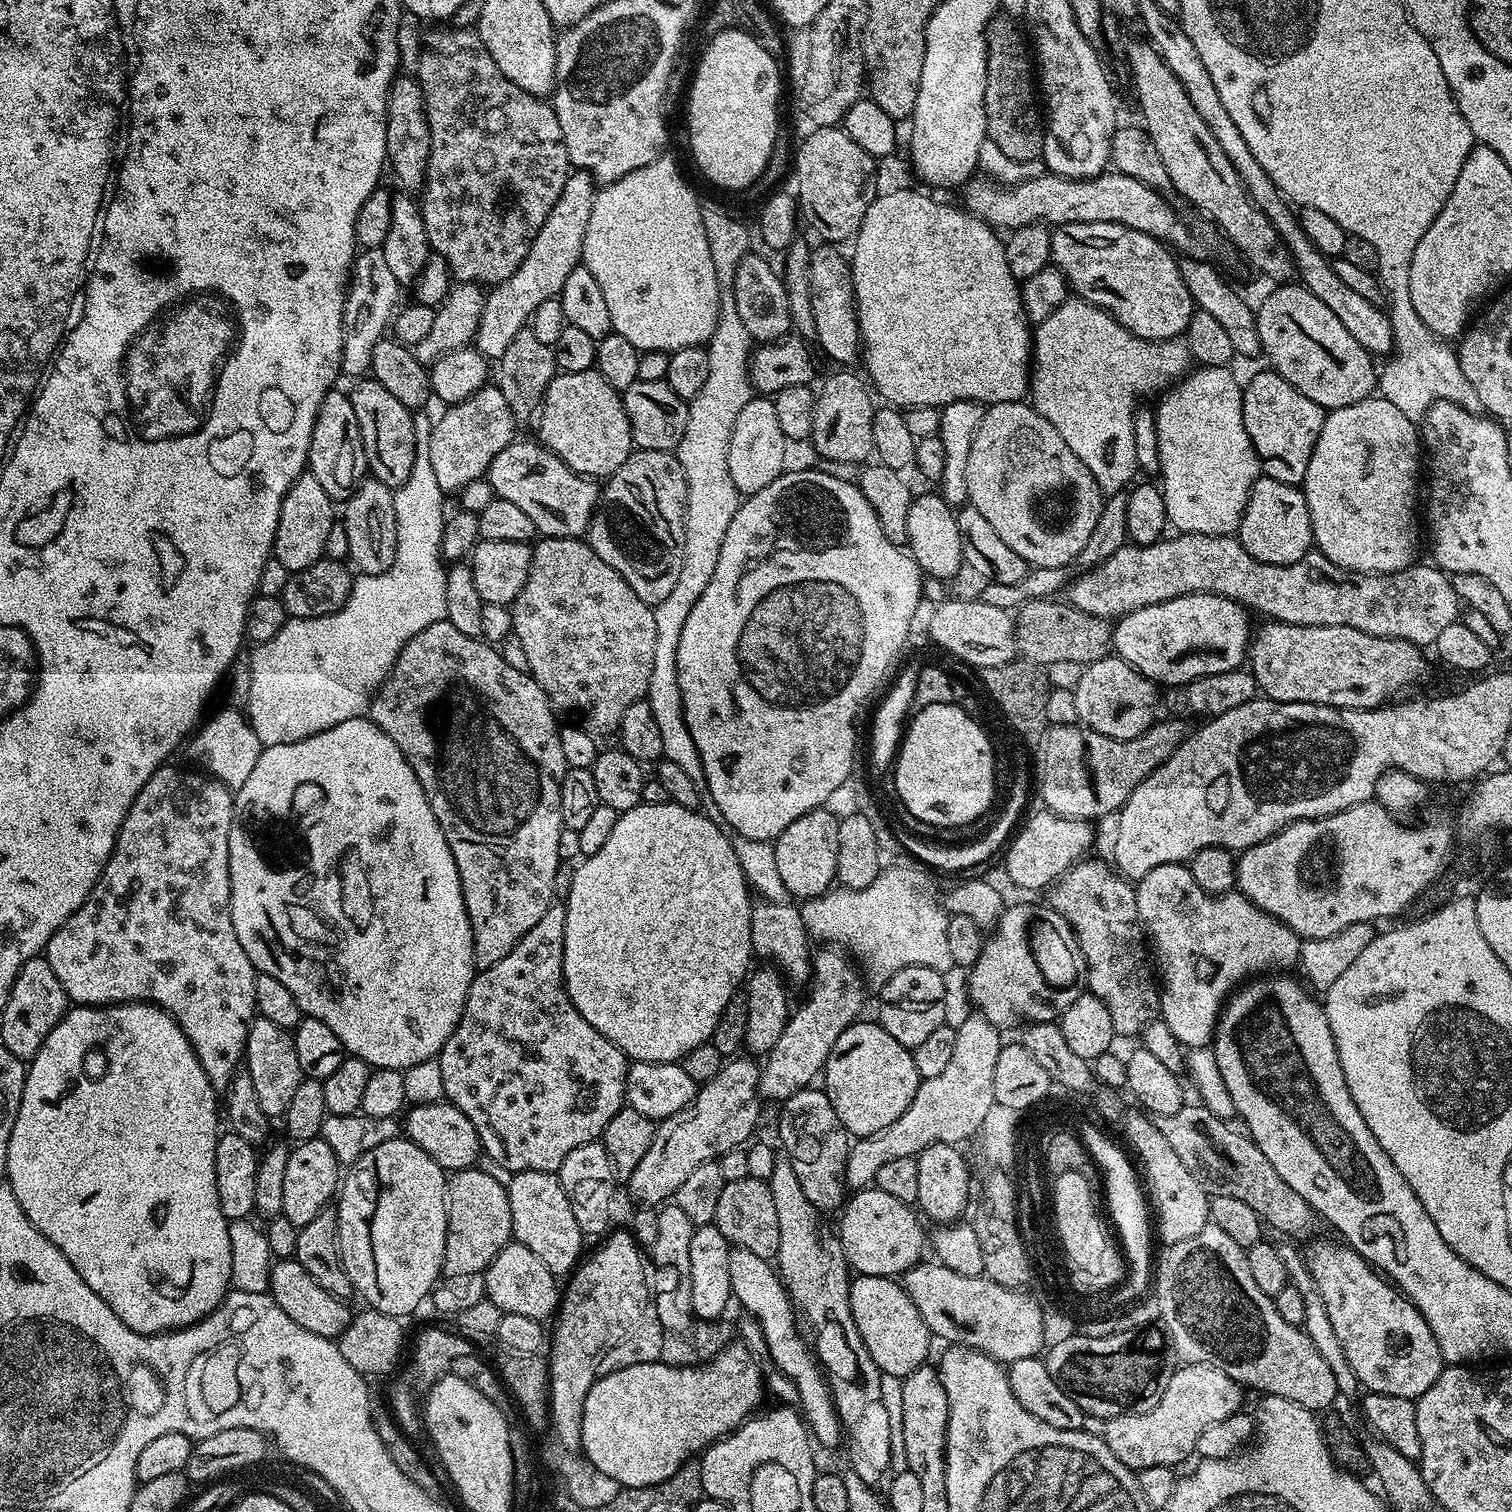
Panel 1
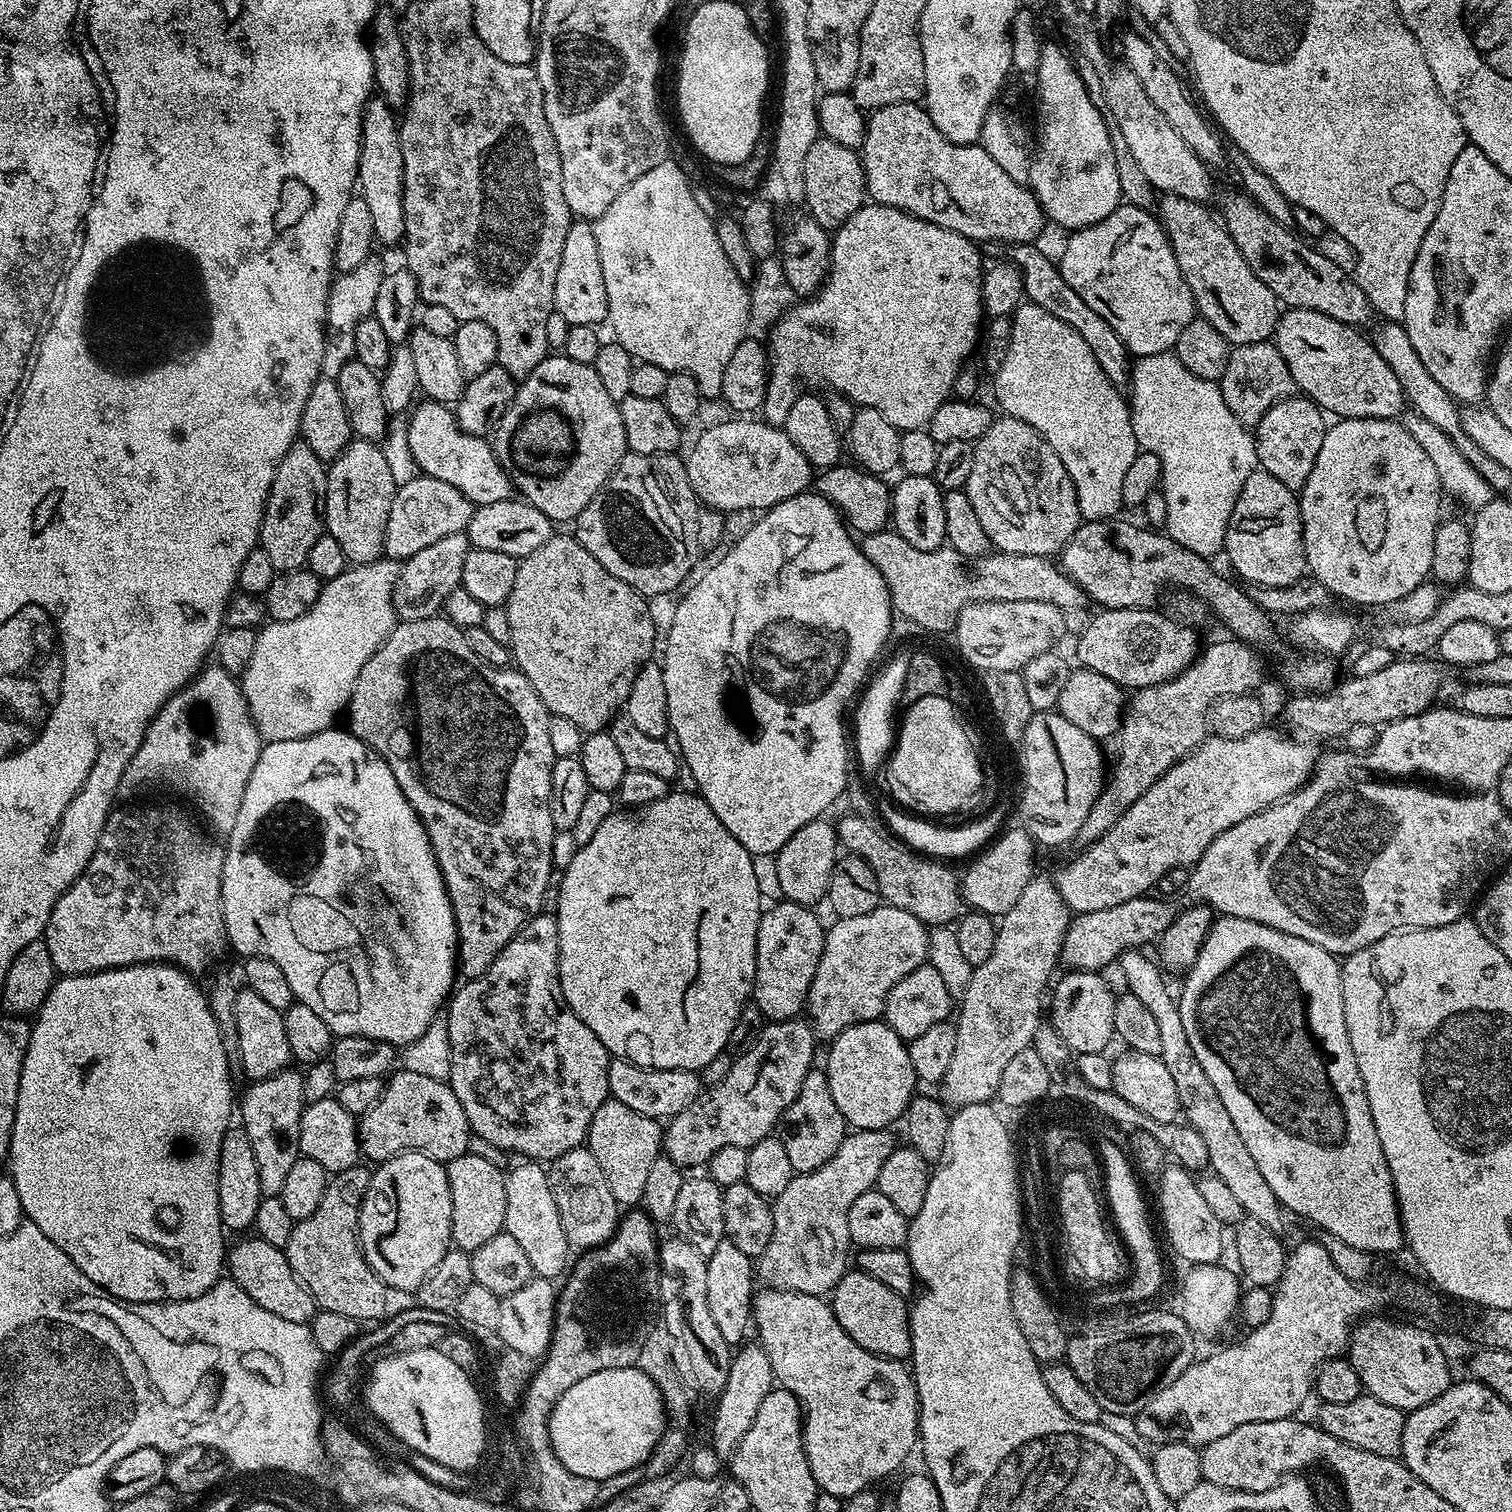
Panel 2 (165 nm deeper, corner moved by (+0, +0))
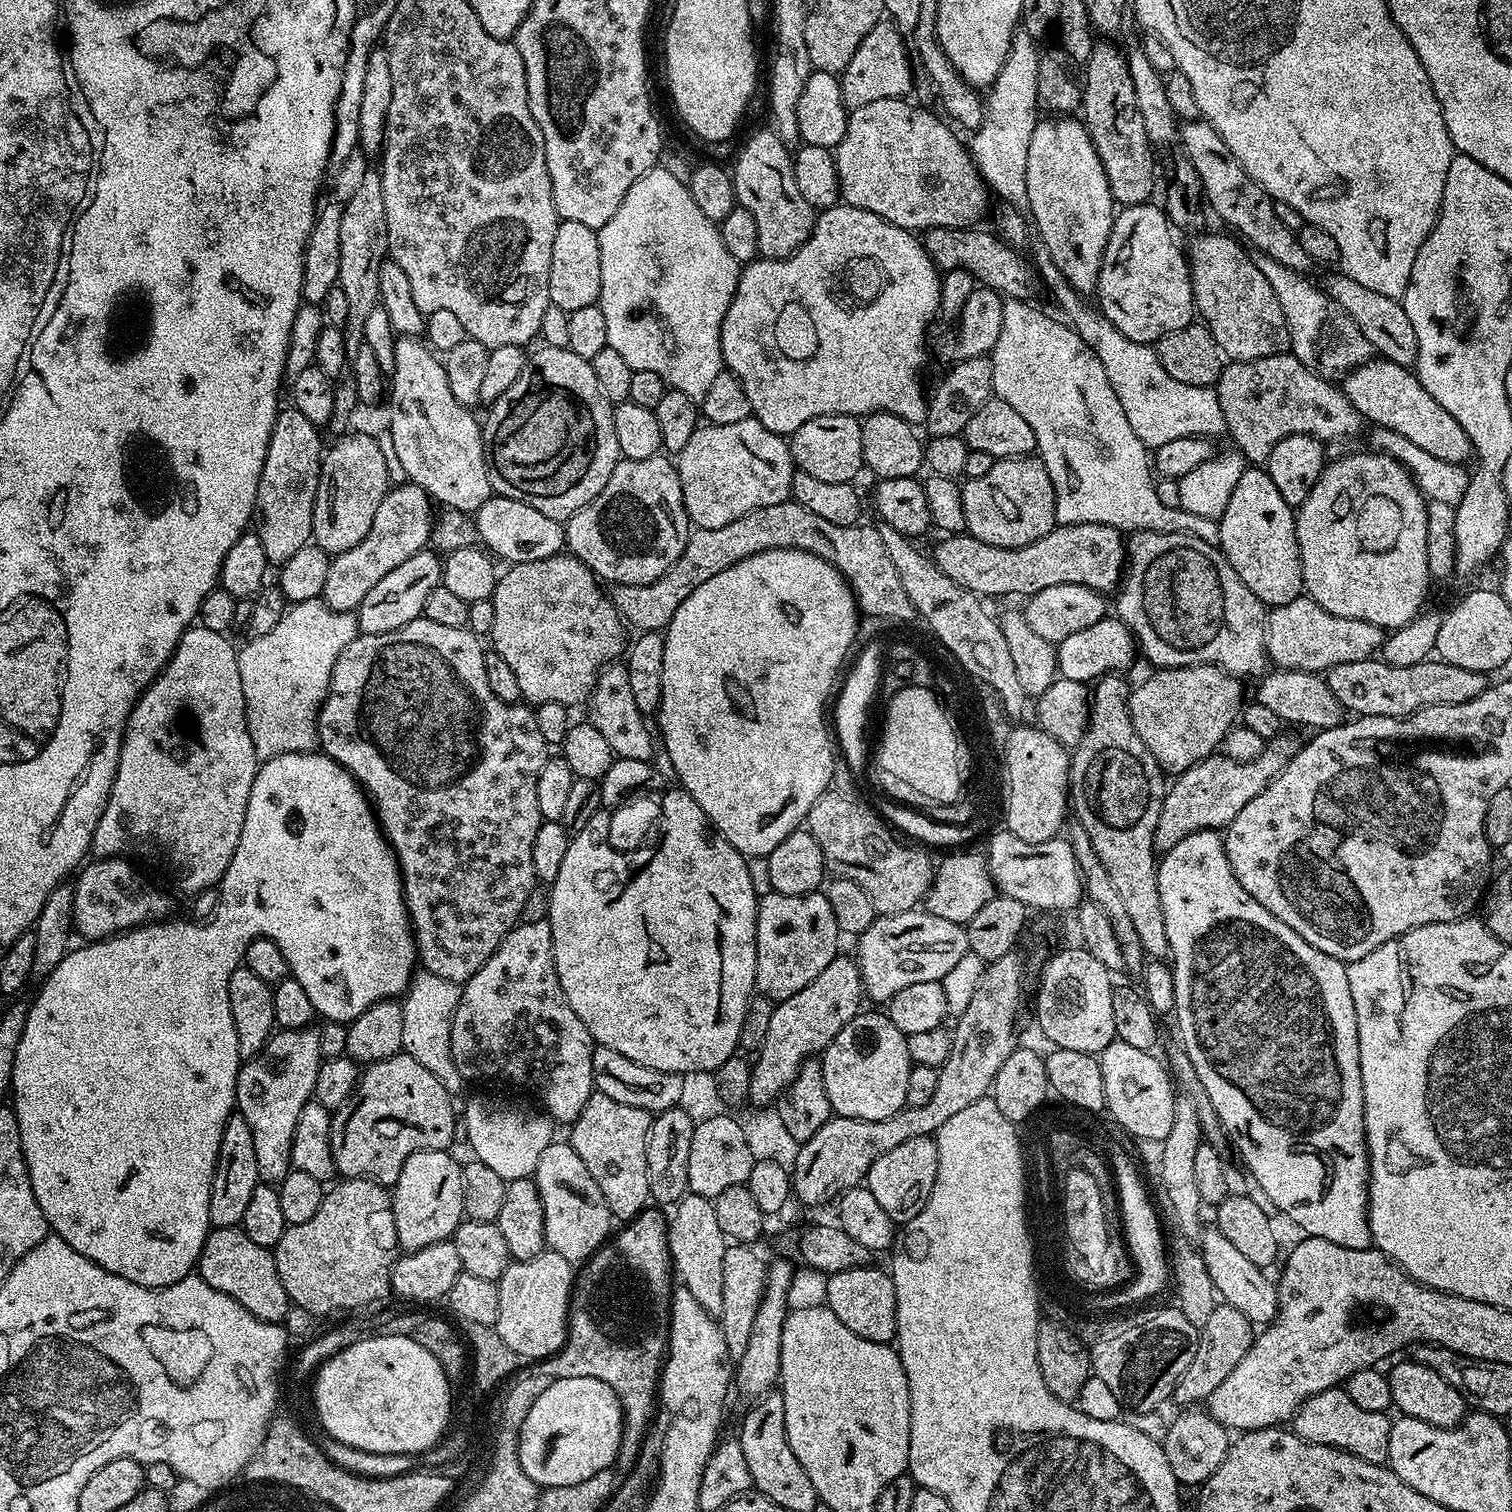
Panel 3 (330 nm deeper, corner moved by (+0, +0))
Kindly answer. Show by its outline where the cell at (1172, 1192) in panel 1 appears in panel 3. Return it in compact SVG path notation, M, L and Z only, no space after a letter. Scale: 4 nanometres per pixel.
M1215 1226L1205 1227L1201 1231L1198 1249L1205 1260L1215 1291L1223 1303L1234 1306L1234 1310L1242 1310L1242 1314L1246 1314L1253 1326L1267 1326L1275 1320L1278 1294L1276 1284L1264 1277L1265 1269L1250 1262L1250 1258L1245 1258Z

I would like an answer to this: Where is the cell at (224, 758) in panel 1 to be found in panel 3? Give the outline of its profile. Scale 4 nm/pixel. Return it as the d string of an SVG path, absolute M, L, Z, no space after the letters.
M189 626L180 636L178 646L174 650L174 654L168 659L168 665L164 667L156 679L148 685L148 689L136 699L136 704L132 708L132 713L128 715L128 721L124 727L124 740L120 744L120 757L118 758L118 766L116 767L116 777L114 778L114 786L108 795L106 806L102 810L102 818L98 822L98 826L94 830L94 838L92 839L91 851L100 858L116 858L121 854L132 854L128 852L157 852L170 867L176 871L176 884L184 892L189 894L199 894L208 888L215 888L219 885L221 878L226 874L226 870L230 866L230 858L234 858L234 850L238 850L238 838L242 838L242 822L246 822L246 802L250 802L250 786L254 786L254 778L256 777L256 769L258 767L258 757L254 750L254 742L248 733L248 719L246 718L246 710L244 709L244 695L242 694L242 678L238 678L238 658L236 657L237 649L232 648L232 644L228 641L229 637L222 632L215 632L214 630L206 630L203 626Z

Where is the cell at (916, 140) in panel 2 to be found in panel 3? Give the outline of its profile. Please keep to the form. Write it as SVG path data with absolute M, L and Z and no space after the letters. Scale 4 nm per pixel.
M882 98L882 102L870 102L870 106L853 108L848 113L848 125L846 134L842 138L840 145L835 148L836 169L838 170L838 182L840 183L840 194L843 203L850 206L858 206L862 210L870 210L870 214L878 214L878 218L886 218L899 228L907 228L909 232L916 234L921 230L929 228L966 228L971 229L984 216L984 211L988 208L990 201L990 189L980 177L980 171L976 169L976 164L972 160L972 153L967 147L960 145L960 140L935 116L932 112L927 112L924 108L919 108L916 104L911 104L911 99Z

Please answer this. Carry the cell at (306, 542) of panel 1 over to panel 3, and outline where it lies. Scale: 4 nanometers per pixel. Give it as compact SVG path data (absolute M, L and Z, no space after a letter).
M294 406L281 407L266 450L266 462L258 478L254 531L266 550L269 565L279 566L312 540L314 502L320 481L321 429Z

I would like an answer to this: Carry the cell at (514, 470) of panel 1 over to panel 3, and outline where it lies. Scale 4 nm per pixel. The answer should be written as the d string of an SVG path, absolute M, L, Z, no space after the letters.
M401 335L394 346L394 370L390 373L390 380L392 393L387 393L386 404L388 400L392 413L388 416L386 430L393 436L395 453L402 462L407 479L428 493L437 505L475 514L482 502L494 495L488 477L488 457L484 455L484 433L481 421L476 421L468 413L471 411L450 394L441 357L423 339Z

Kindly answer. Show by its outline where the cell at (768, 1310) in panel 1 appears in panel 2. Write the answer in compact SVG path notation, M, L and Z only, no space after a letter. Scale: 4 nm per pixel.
M767 1286L761 1289L752 1297L754 1332L756 1328L760 1335L758 1343L766 1350L766 1358L770 1358L775 1383L800 1399L804 1449L817 1489L841 1498L871 1489L875 1480L898 1471L904 1459L917 1451L920 1403L916 1400L916 1382L911 1371L901 1361L862 1350L842 1330L825 1297Z

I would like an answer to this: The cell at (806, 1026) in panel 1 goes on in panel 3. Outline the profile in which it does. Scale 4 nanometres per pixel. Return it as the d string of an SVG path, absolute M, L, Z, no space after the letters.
M915 908L910 911L903 911L902 914L879 916L876 920L867 927L866 931L859 933L858 940L858 954L856 954L856 961L860 970L860 978L864 984L865 995L868 998L872 998L876 1002L881 1004L887 1003L892 999L894 994L898 993L899 990L904 990L906 986L912 986L915 983L932 982L932 981L943 981L943 978L950 972L951 967L959 961L960 958L964 957L968 952L968 934L967 929L958 923L949 922L946 918L939 918L939 916L930 914L927 909Z

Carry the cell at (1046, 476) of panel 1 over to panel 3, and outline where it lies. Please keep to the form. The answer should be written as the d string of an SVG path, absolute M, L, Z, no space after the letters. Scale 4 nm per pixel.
M1024 455L1012 459L997 459L982 474L982 478L965 479L960 489L962 510L966 514L967 535L978 538L990 546L999 548L1021 548L1042 538L1056 522L1056 491L1050 482L1046 466L1035 455Z

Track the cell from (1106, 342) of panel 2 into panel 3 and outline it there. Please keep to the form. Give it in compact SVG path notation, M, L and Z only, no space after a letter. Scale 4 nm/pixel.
M929 228L923 233L926 254L944 272L962 268L985 287L993 288L1007 299L1028 300L1040 290L1039 275L1033 263L997 233L979 228Z

